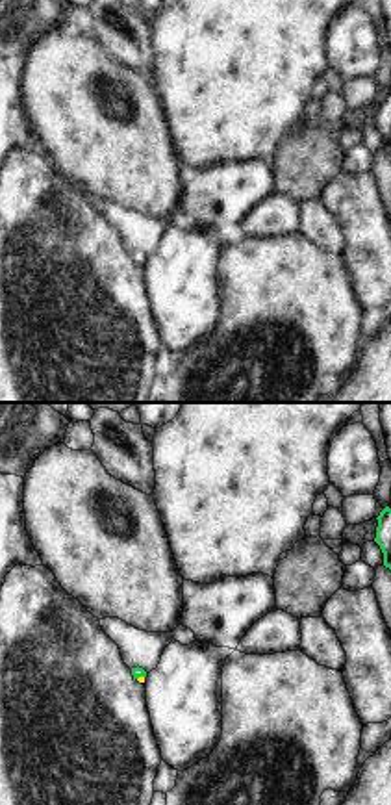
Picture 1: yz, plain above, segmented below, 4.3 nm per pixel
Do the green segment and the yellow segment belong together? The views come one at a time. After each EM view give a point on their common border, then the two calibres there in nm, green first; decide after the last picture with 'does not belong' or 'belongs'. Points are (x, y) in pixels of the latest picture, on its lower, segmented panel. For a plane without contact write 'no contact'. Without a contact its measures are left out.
meets green at (139, 676); 50 nm thick on the green side, 30 nm on the other

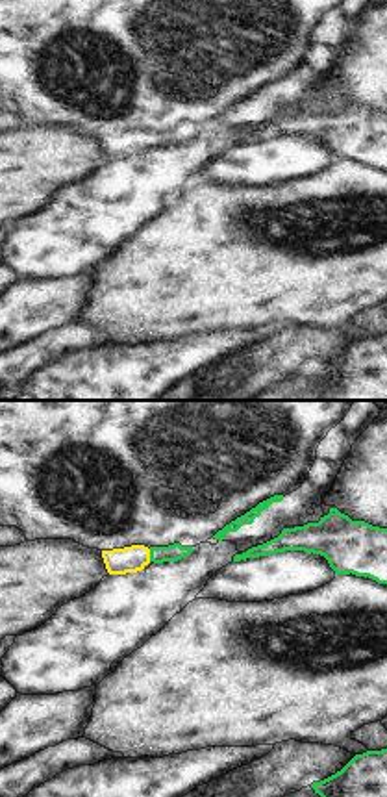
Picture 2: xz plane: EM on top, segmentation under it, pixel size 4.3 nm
meets green at (150, 555); 80 nm thick on the green side, 120 nm on the other

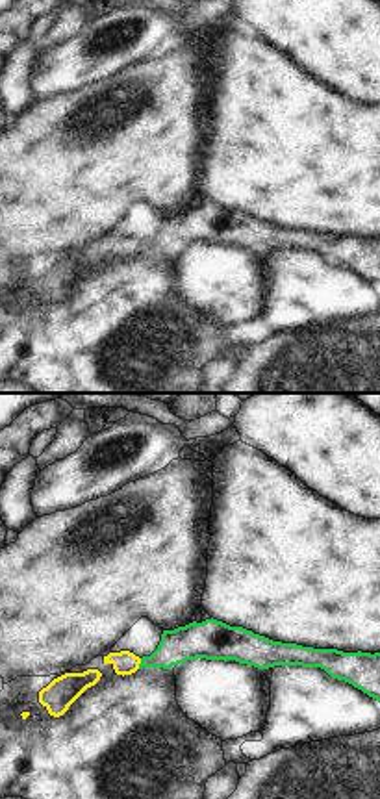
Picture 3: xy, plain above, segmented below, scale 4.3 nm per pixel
meets green at (139, 664); 150 nm thick on the green side, 110 nm on the other

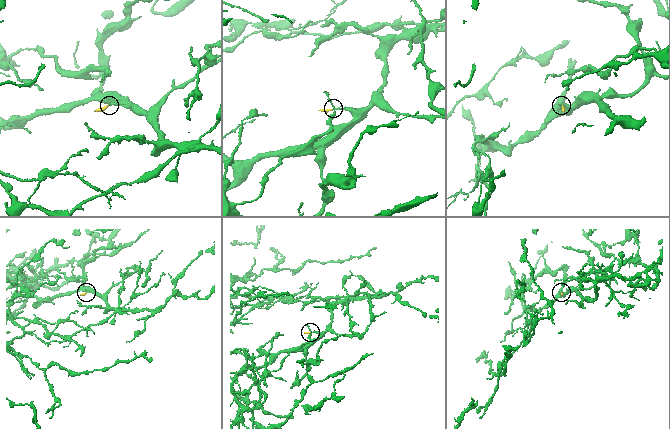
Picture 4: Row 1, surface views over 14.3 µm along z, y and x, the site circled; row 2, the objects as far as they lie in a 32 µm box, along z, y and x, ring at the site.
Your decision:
belongs

